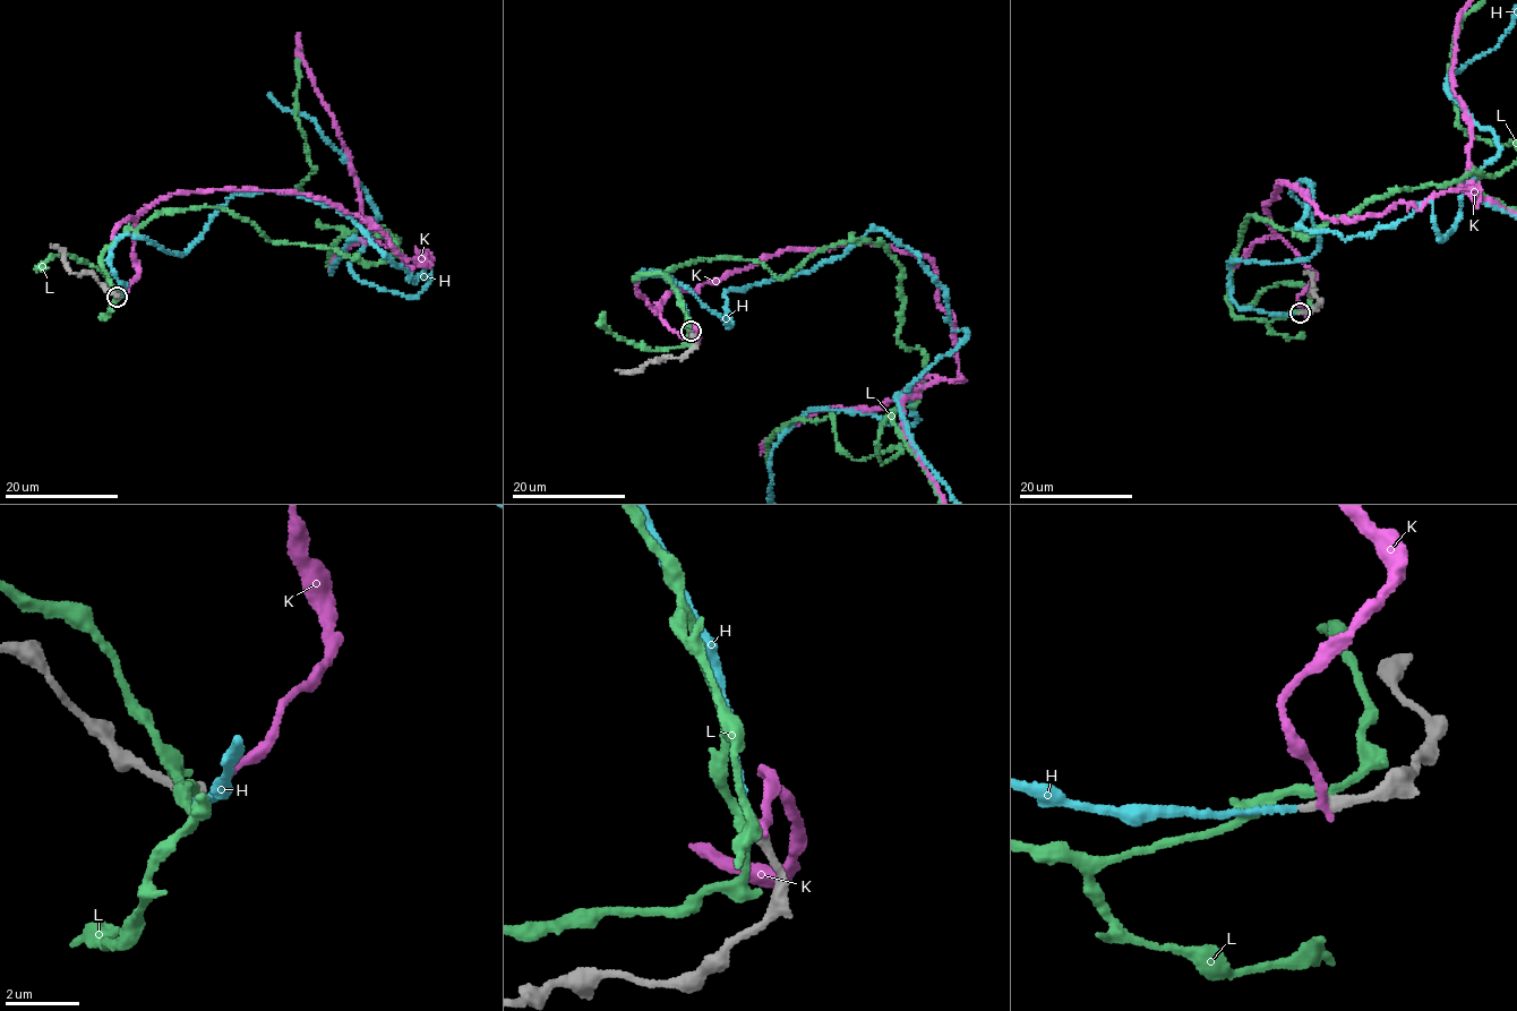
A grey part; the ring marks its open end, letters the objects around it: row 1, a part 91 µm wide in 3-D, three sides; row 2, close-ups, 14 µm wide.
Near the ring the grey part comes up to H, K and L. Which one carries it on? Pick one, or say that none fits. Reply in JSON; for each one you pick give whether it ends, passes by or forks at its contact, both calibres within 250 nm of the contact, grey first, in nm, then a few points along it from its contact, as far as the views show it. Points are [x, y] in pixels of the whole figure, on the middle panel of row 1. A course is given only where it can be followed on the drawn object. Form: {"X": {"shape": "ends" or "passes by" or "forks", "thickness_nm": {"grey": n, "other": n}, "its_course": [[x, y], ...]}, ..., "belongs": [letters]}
{"H": {"shape": "ends", "thickness_nm": {"grey": 240, "other": 150}}, "belongs": ["H"]}

